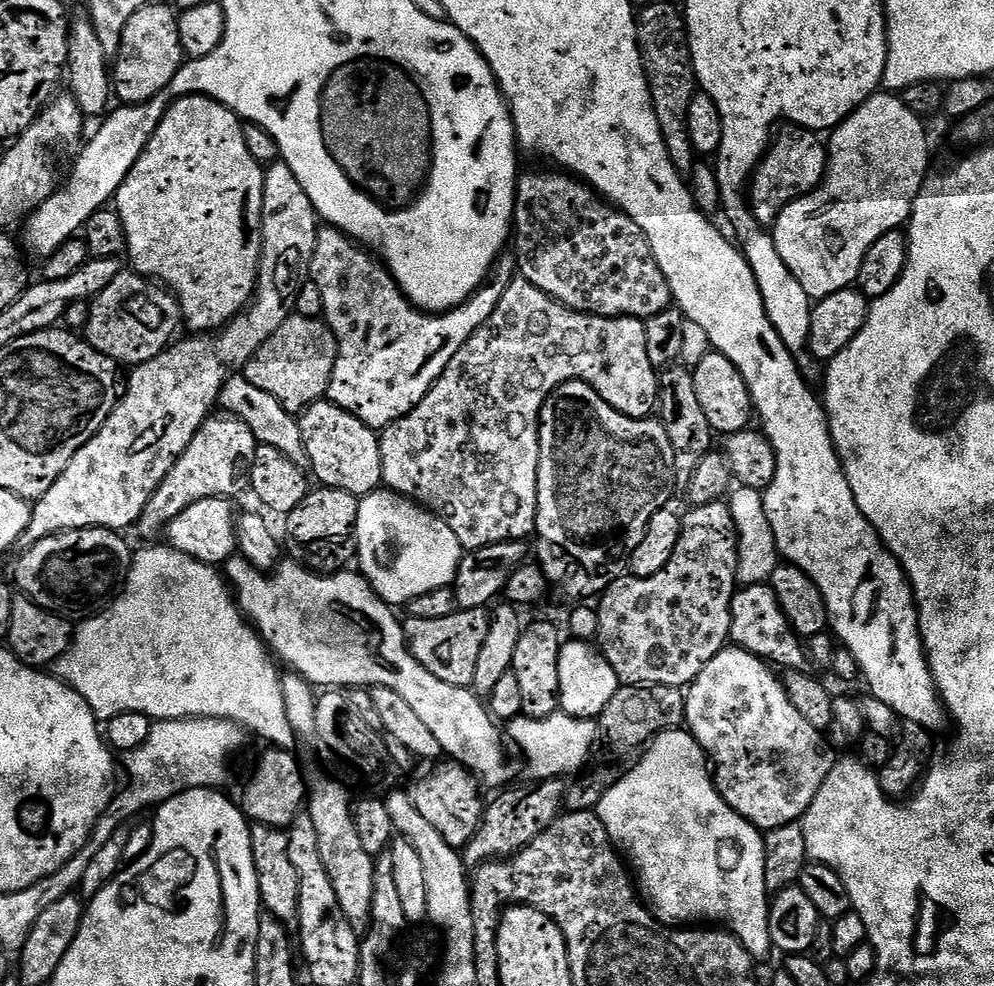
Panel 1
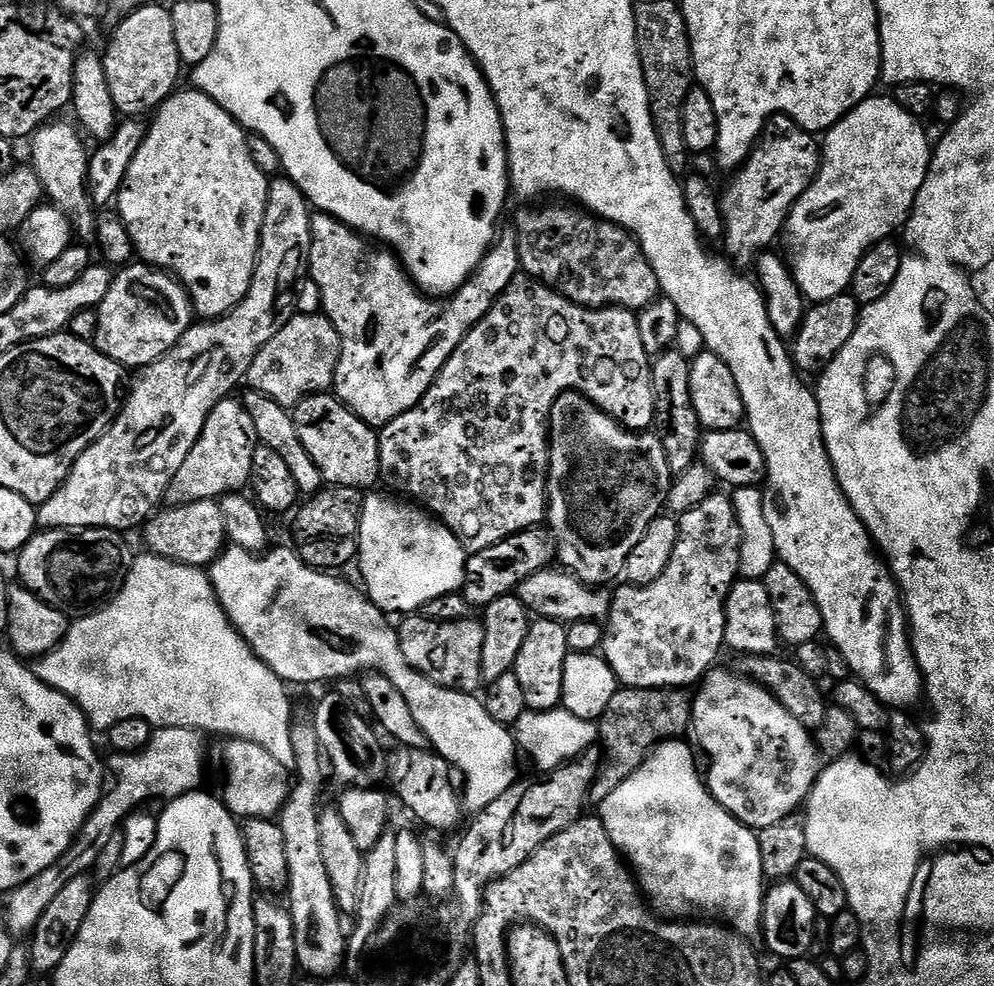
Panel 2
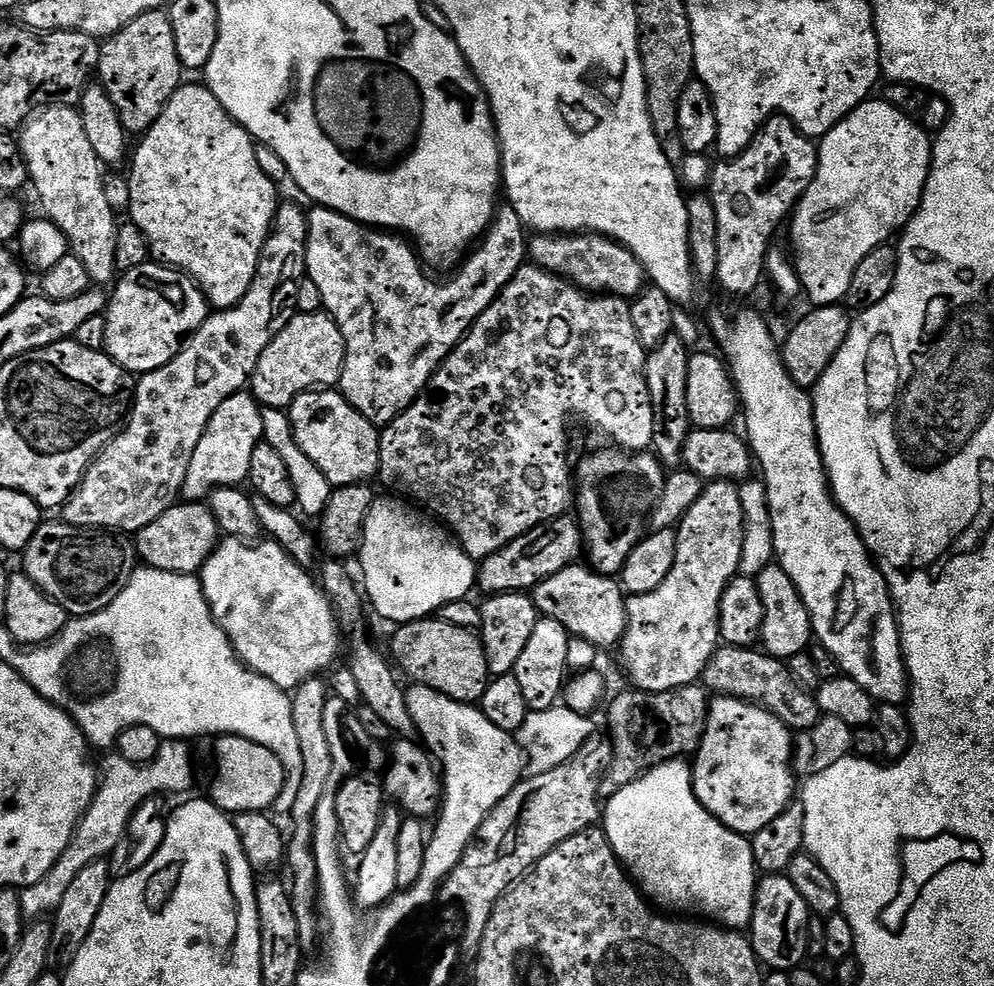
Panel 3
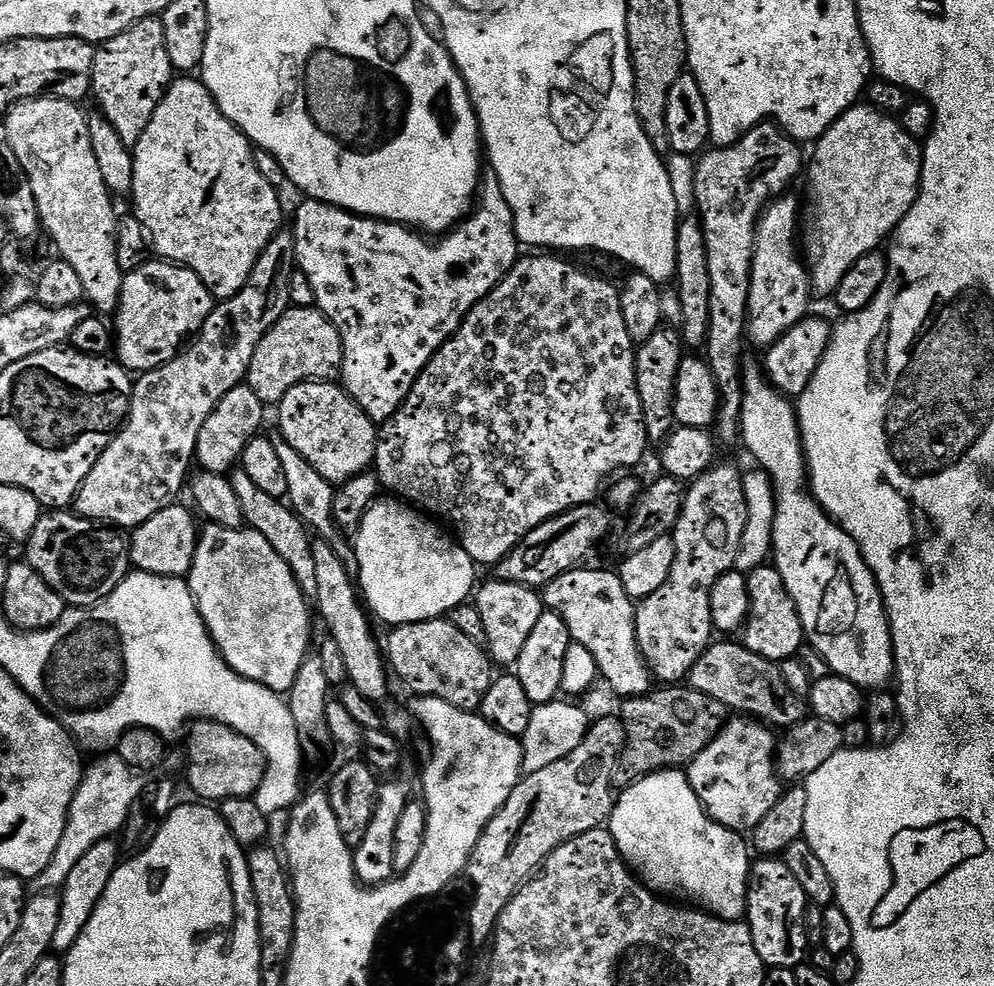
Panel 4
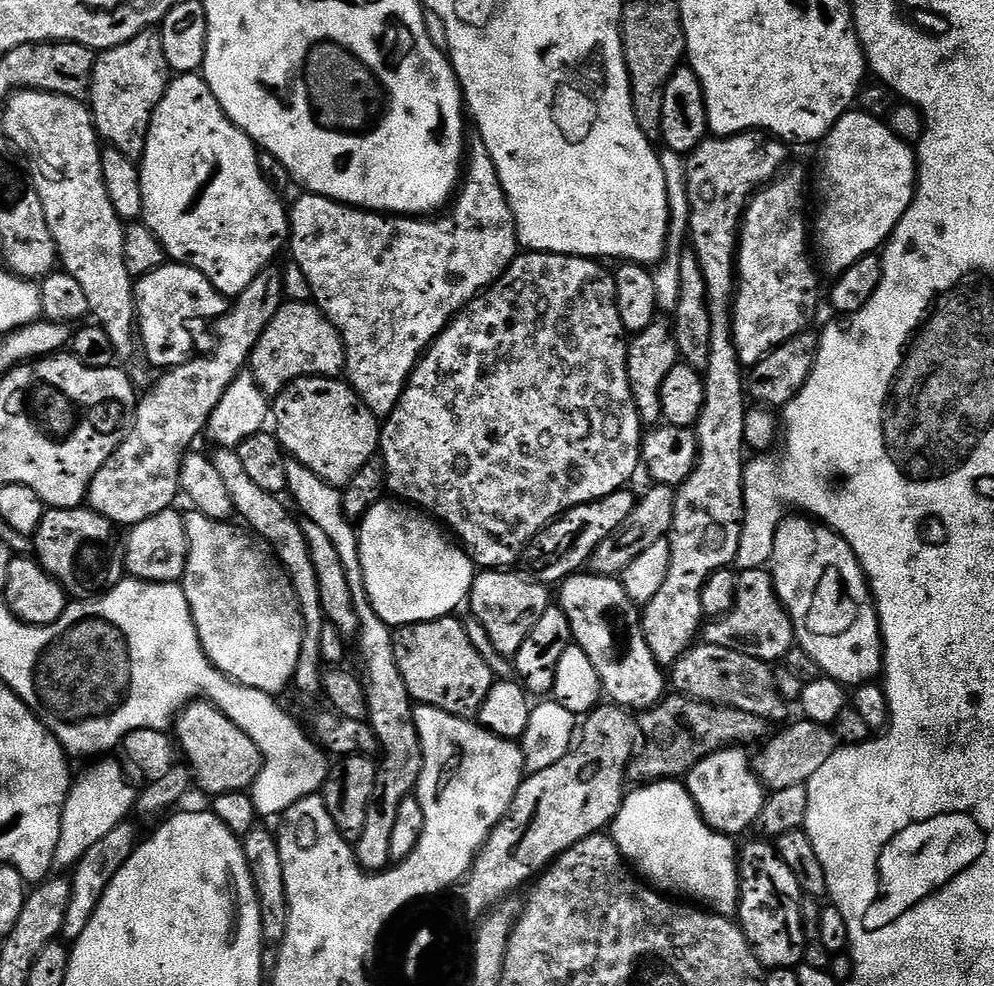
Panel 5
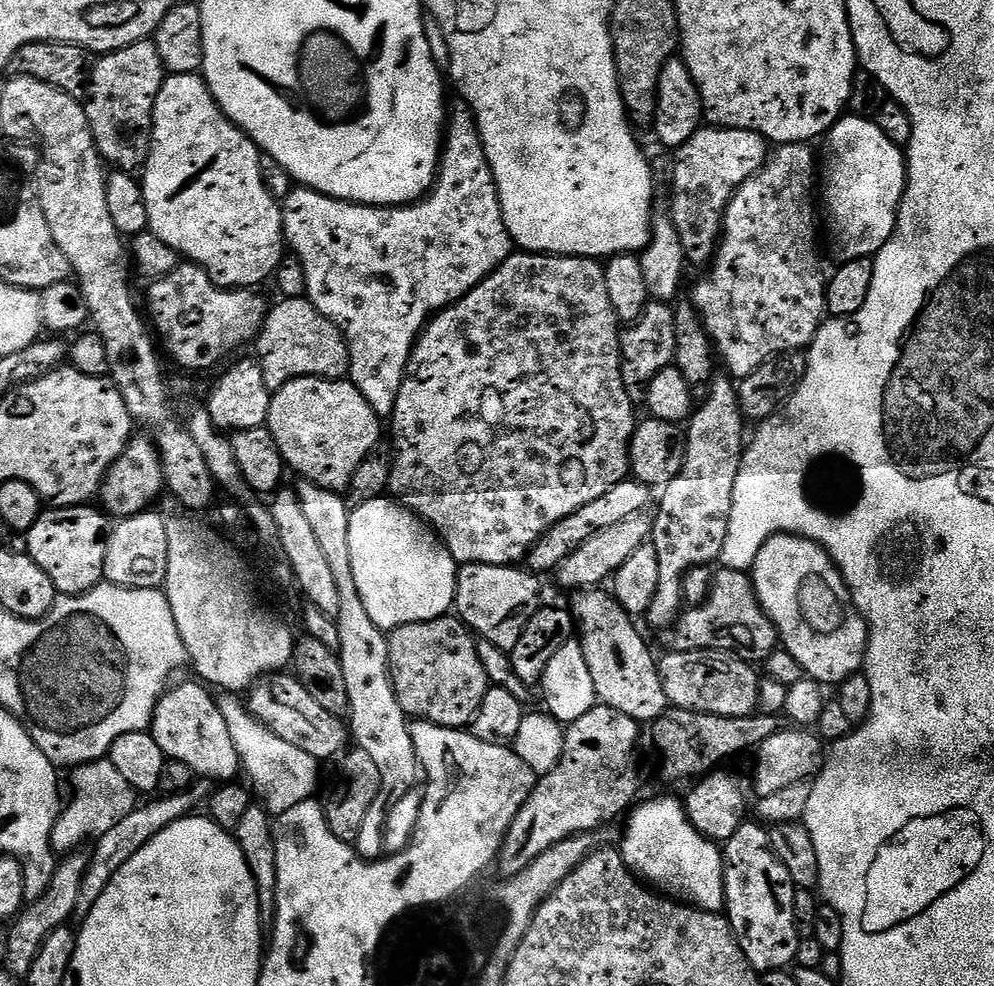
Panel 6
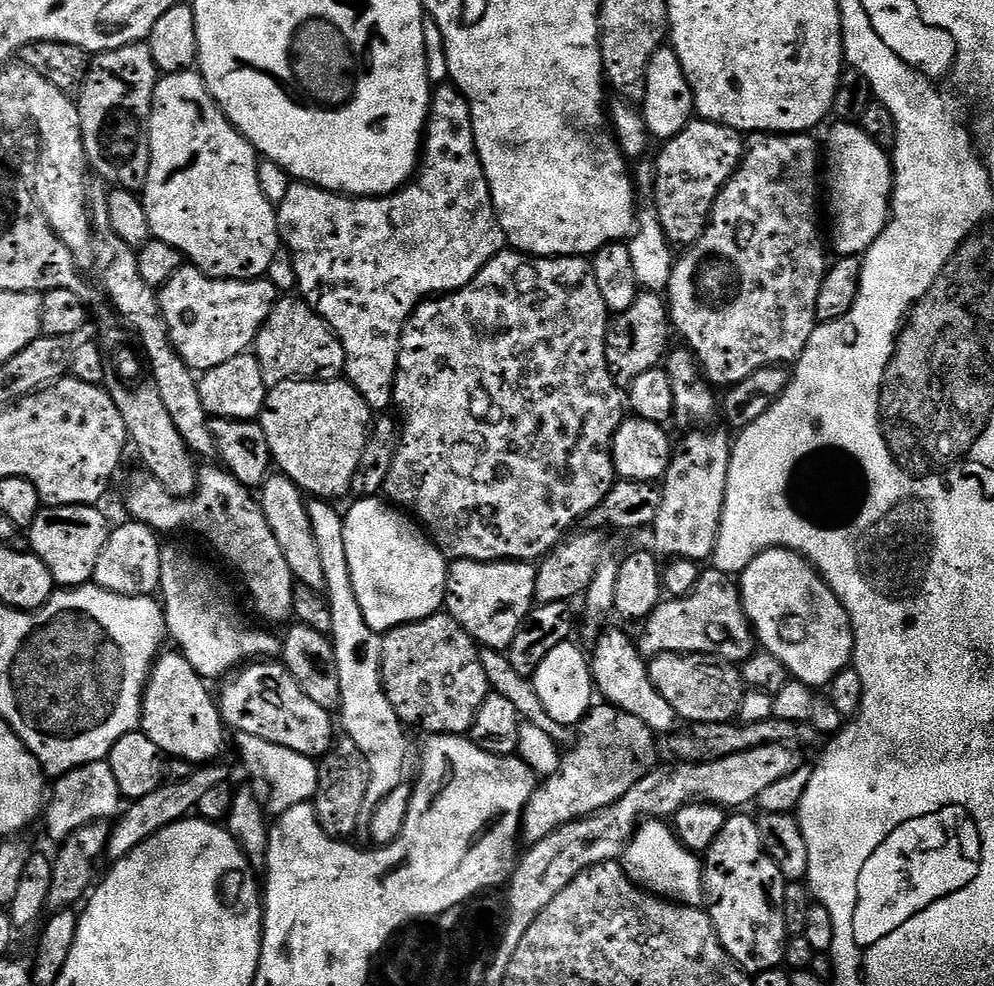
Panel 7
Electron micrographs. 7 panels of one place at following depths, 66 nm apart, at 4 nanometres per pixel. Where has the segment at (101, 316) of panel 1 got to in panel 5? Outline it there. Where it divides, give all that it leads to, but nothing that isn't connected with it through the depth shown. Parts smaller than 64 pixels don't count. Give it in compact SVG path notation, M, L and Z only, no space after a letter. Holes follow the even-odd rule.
M169 262L135 281L136 327L142 356L159 370L176 368L193 359L197 351L192 331L196 324L215 322L228 311L230 304L220 291L188 264Z

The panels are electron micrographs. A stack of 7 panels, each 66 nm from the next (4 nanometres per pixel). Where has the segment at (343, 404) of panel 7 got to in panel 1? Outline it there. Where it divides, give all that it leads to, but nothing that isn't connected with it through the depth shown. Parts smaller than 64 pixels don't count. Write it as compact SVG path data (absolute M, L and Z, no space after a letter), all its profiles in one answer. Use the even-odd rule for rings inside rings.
M325 398L314 402L298 416L302 442L306 446L308 468L326 488L346 490L358 498L368 496L381 487L382 454L380 437L354 414L342 410L337 404ZM316 475L316 476L315 476Z

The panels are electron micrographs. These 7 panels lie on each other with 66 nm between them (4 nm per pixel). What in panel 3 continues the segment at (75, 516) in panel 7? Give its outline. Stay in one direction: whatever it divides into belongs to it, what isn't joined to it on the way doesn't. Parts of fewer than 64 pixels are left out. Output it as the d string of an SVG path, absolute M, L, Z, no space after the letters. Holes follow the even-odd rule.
M63 522L41 523L22 553L22 571L51 600L58 602L69 617L89 616L110 606L132 577L133 549L115 538L120 539L102 528L79 528Z

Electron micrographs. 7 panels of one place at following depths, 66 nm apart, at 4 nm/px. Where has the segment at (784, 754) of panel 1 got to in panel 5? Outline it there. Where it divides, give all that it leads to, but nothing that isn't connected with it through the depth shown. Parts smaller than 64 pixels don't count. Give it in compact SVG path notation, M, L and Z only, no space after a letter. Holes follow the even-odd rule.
M743 747L719 748L694 765L686 777L688 793L705 822L716 832L733 838L759 821L766 799L766 789L756 774L753 757L744 752L747 751Z

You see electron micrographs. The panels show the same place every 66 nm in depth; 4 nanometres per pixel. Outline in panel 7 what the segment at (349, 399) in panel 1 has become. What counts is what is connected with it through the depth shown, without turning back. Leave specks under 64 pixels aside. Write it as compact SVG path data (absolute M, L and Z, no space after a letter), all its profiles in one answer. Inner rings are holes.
M451 82L435 85L422 148L418 179L399 192L358 197L293 182L276 208L280 239L296 264L299 295L336 331L346 350L346 379L376 414L393 407L402 334L417 306L429 298L460 291L506 244L476 149L468 99Z

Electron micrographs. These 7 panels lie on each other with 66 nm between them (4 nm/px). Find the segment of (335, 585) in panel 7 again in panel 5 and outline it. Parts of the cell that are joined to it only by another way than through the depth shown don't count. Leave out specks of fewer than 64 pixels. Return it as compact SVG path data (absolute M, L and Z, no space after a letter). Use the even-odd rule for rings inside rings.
M289 459L286 466L287 495L292 496L291 503L298 509L304 520L314 522L314 526L322 526L326 538L330 538L335 553L342 562L342 570L346 572L346 582L352 591L352 602L358 616L360 628L360 652L364 655L363 685L368 697L367 723L370 732L376 735L384 757L378 760L378 779L374 798L370 798L370 810L366 810L366 826L362 830L362 838L354 846L356 861L365 872L383 872L393 863L390 854L390 837L394 831L394 822L398 818L398 806L406 802L406 798L416 791L416 783L420 780L422 770L422 750L416 723L412 717L414 701L402 682L402 674L398 670L398 662L394 658L392 645L393 629L374 610L367 592L364 590L364 575L360 565L360 542L358 532L350 523L347 514L342 510L341 489L328 484L314 470L306 470L297 460Z

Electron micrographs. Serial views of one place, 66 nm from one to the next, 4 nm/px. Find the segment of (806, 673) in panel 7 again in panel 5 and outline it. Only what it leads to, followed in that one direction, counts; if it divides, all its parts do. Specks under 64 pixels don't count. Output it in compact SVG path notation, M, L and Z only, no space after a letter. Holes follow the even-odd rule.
M792 514L777 523L772 533L772 551L770 553L770 575L772 582L776 587L776 594L784 608L788 611L788 617L792 620L792 626L796 631L796 644L802 650L806 650L806 654L810 654L810 658L814 660L820 668L821 673L829 676L830 679L836 680L839 684L845 686L859 686L875 681L881 675L882 663L884 660L884 642L880 639L880 619L876 613L876 606L872 602L872 593L868 590L868 580L864 577L864 572L860 569L860 564L856 561L847 543L832 529L826 525L817 522L815 519L809 518L804 514Z

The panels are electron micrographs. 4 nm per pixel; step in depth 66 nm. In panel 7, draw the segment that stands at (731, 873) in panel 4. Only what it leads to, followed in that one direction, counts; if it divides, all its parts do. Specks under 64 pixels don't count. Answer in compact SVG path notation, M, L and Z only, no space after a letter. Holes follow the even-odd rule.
M663 819L646 820L628 844L626 871L641 888L673 902L700 906L706 900L706 868L701 857L688 847Z

